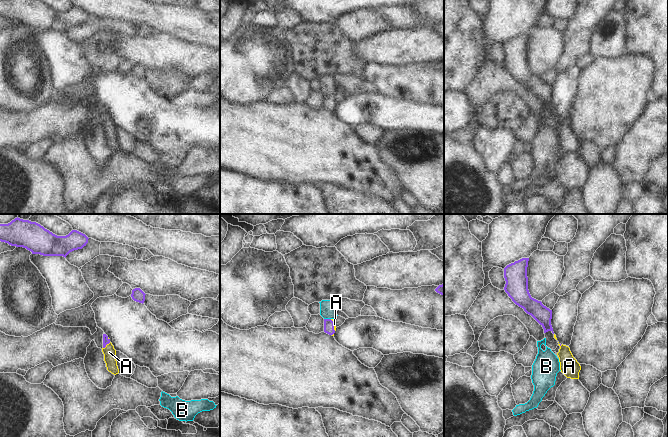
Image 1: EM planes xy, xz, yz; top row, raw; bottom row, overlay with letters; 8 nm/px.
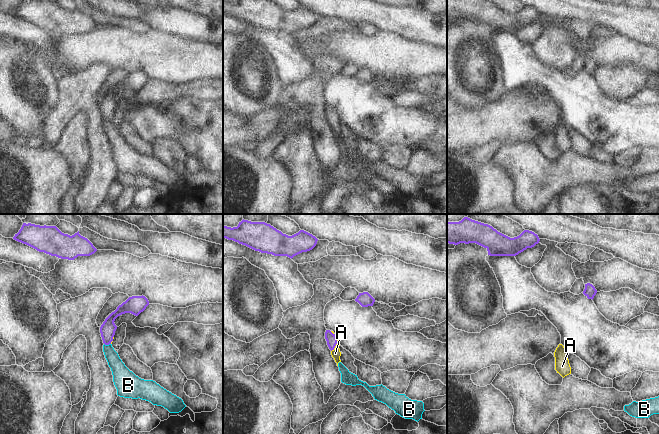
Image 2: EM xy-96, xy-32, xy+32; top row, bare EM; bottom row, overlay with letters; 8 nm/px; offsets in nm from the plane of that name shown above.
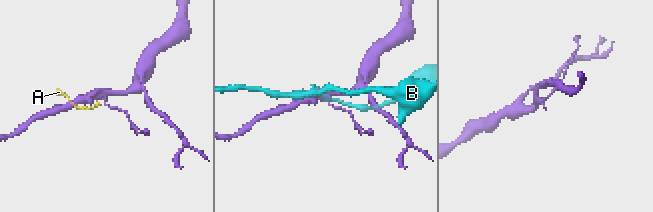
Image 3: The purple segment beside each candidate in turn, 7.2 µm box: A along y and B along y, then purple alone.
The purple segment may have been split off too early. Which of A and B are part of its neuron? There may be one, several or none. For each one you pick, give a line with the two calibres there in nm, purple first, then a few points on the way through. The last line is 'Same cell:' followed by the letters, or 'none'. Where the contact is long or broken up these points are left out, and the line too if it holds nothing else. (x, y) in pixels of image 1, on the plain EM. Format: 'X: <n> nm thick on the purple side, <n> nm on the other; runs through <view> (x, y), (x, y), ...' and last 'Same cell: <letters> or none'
A: 50 nm thick on the purple side, 100 nm on the other; runs through xy (106, 117), (106, 120), (109, 128)
Same cell: A

